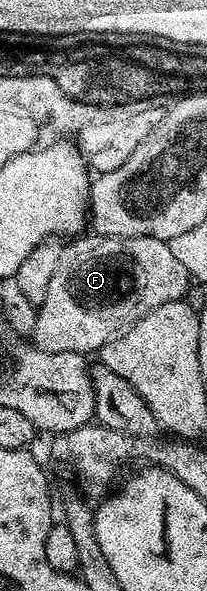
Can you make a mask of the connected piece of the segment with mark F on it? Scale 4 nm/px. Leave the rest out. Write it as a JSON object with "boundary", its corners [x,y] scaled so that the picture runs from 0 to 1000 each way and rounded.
{"boundary":[[[411,399],[338,406],[295,423],[227,499],[179,525],[150,565],[150,582],[174,591],[464,599],[570,563],[749,526],[749,519],[879,508],[923,484],[903,452],[845,438],[812,408],[744,401]]]}

